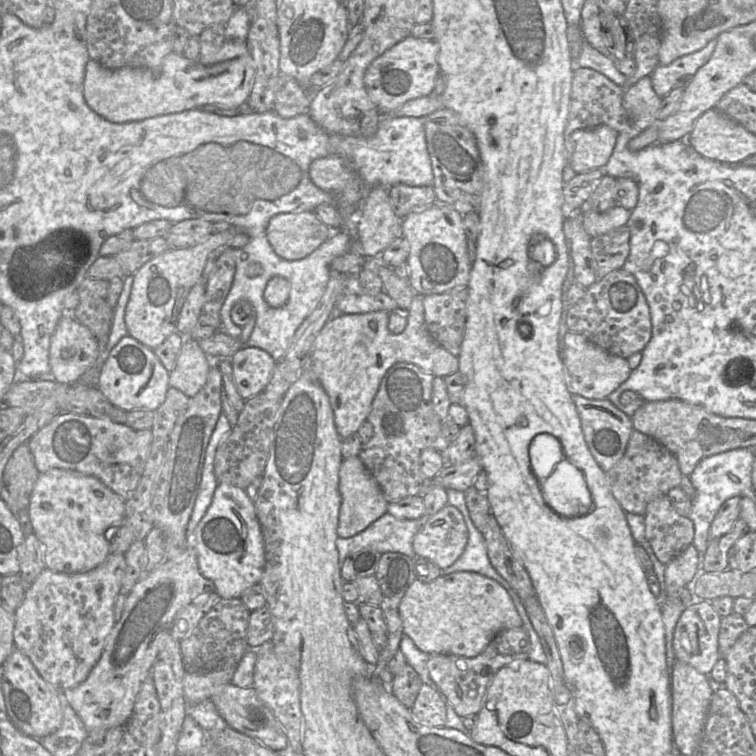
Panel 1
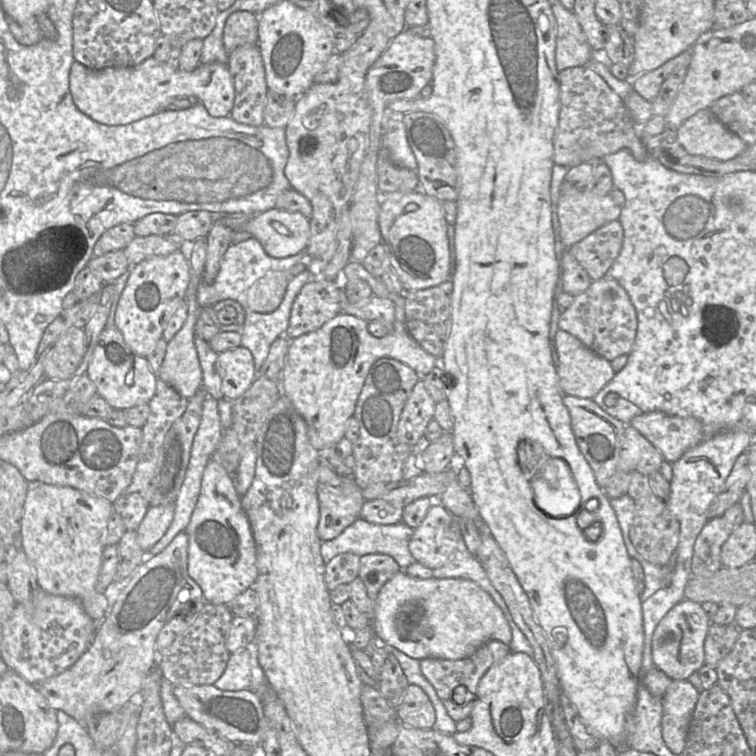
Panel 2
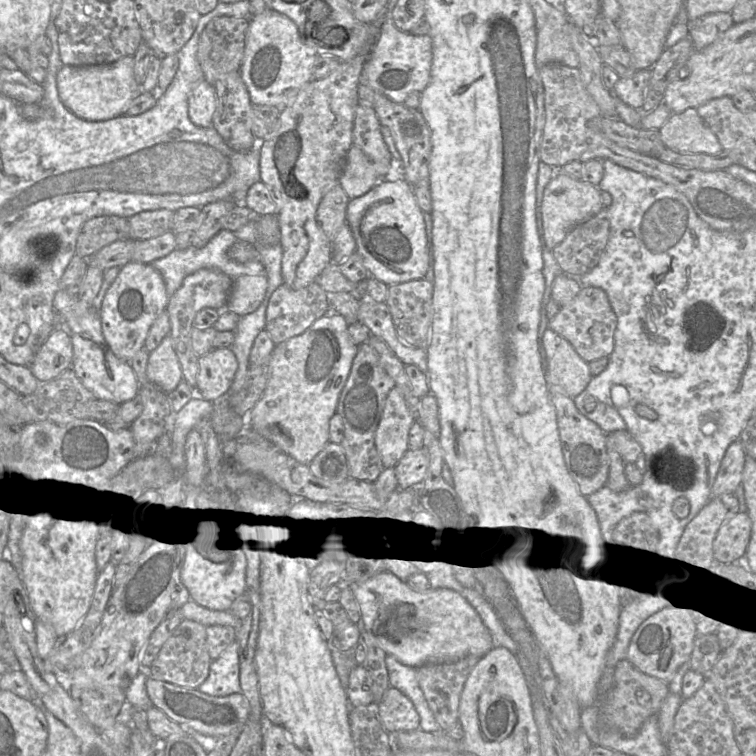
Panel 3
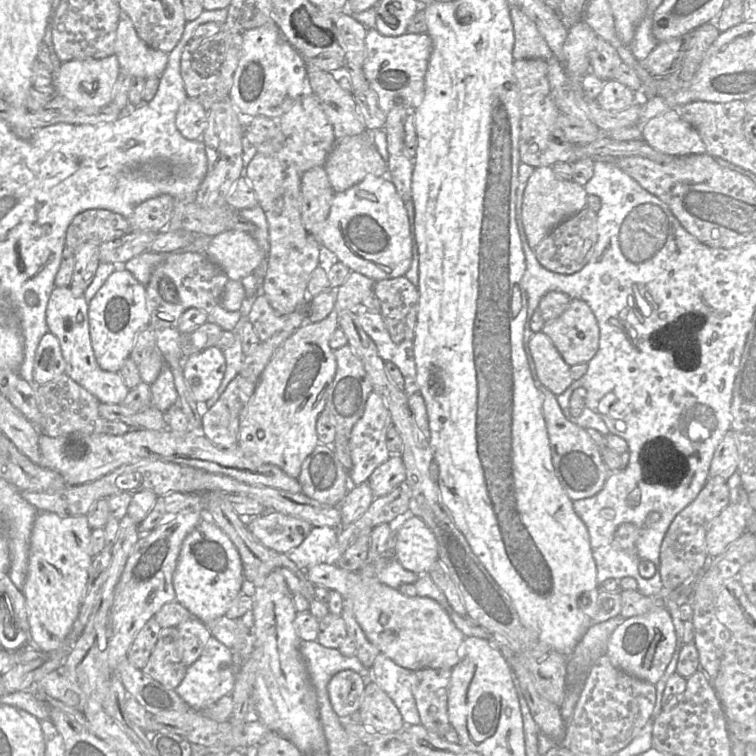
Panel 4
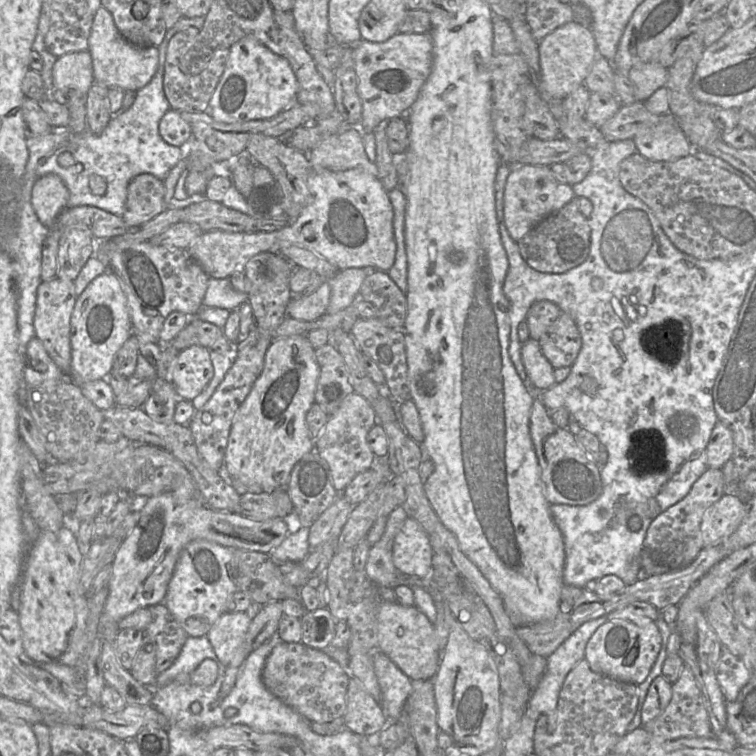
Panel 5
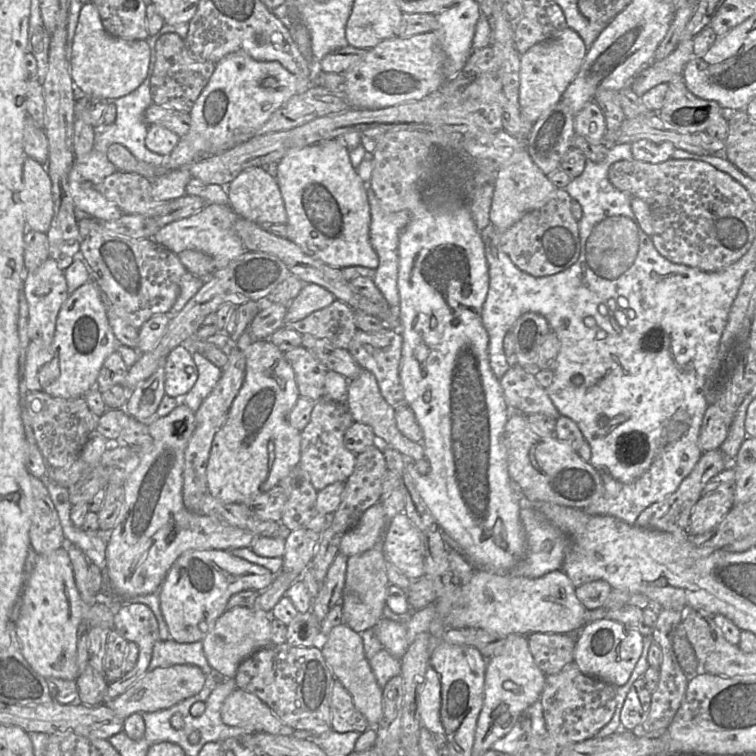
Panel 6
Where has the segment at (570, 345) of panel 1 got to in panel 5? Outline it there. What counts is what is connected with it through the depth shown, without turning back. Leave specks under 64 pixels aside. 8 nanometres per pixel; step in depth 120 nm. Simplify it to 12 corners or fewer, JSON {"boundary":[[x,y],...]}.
{"boundary":[[540,343],[521,349],[528,382],[537,390],[556,384],[554,367]]}

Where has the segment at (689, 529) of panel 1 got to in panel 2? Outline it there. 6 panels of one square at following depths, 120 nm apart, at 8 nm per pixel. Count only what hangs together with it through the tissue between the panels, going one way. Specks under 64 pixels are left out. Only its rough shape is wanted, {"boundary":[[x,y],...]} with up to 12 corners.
{"boundary":[[630,475],[629,539],[645,560],[668,564],[680,524],[648,477]]}

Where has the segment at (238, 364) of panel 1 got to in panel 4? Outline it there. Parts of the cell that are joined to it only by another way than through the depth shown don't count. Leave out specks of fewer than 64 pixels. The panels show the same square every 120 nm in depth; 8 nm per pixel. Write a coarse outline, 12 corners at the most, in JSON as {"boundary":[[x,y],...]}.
{"boundary":[[217,346],[185,357],[190,397],[210,399],[225,370]]}

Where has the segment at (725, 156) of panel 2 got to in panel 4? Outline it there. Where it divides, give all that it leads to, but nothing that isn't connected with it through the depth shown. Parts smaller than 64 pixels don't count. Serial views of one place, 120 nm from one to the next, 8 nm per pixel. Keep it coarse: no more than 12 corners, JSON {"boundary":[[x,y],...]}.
{"boundary":[[677,109],[641,126],[642,139],[673,156],[706,147]]}

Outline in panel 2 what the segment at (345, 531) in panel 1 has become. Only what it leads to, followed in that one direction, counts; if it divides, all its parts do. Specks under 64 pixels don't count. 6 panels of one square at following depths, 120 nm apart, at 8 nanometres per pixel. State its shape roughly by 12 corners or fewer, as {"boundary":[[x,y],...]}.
{"boundary":[[352,476],[318,485],[322,542],[355,522],[366,502]]}

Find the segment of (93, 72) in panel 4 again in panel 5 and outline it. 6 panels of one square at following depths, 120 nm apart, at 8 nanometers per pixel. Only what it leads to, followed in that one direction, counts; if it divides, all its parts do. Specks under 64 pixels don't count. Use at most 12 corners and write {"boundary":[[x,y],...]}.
{"boundary":[[90,53],[57,57],[61,93],[86,95],[95,83]]}

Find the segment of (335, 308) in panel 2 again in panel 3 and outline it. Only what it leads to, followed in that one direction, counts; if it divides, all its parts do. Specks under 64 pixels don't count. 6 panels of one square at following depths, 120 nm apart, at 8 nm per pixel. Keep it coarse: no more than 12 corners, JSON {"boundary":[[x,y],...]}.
{"boundary":[[316,281],[281,285],[268,299],[264,330],[278,344],[330,309]]}

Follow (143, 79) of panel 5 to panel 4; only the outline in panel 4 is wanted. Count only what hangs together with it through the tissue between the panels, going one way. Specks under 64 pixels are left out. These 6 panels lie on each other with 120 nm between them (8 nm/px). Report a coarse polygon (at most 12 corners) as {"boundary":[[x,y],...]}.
{"boundary":[[122,12],[114,55],[121,74],[160,77],[168,53],[141,40]]}

